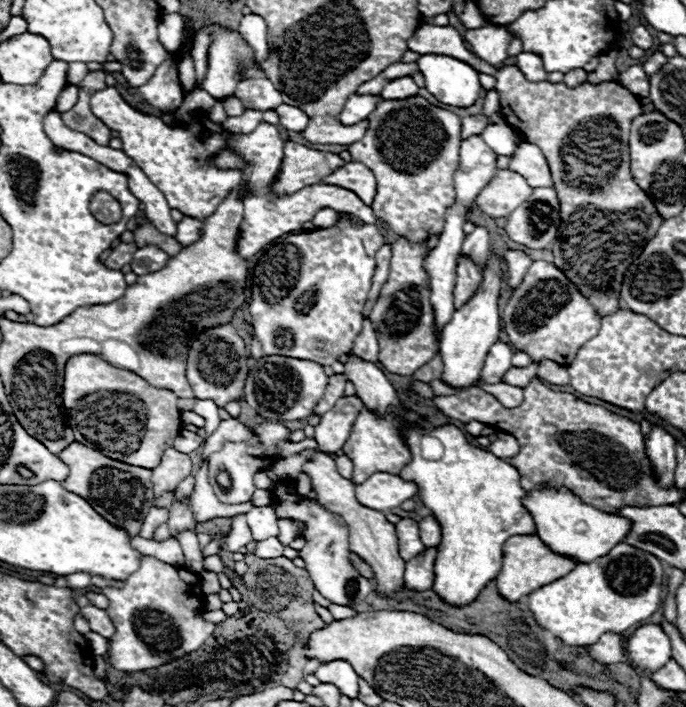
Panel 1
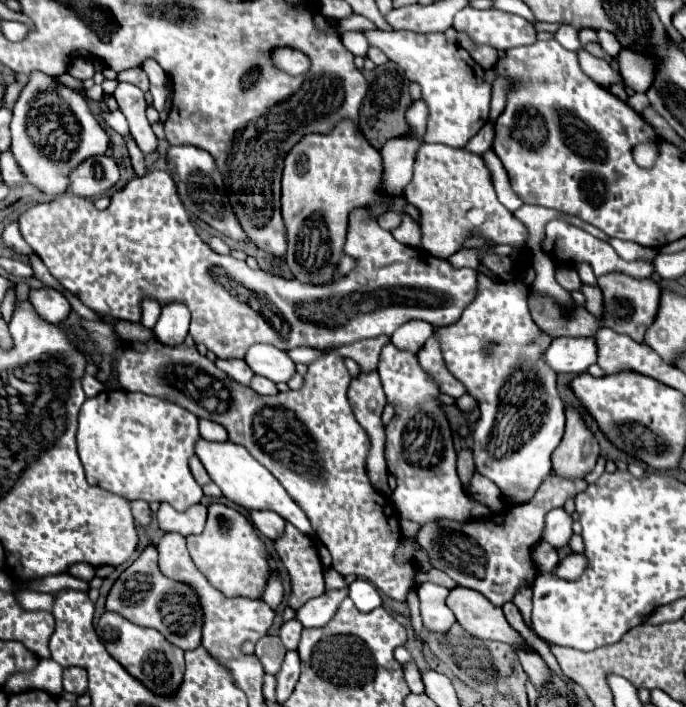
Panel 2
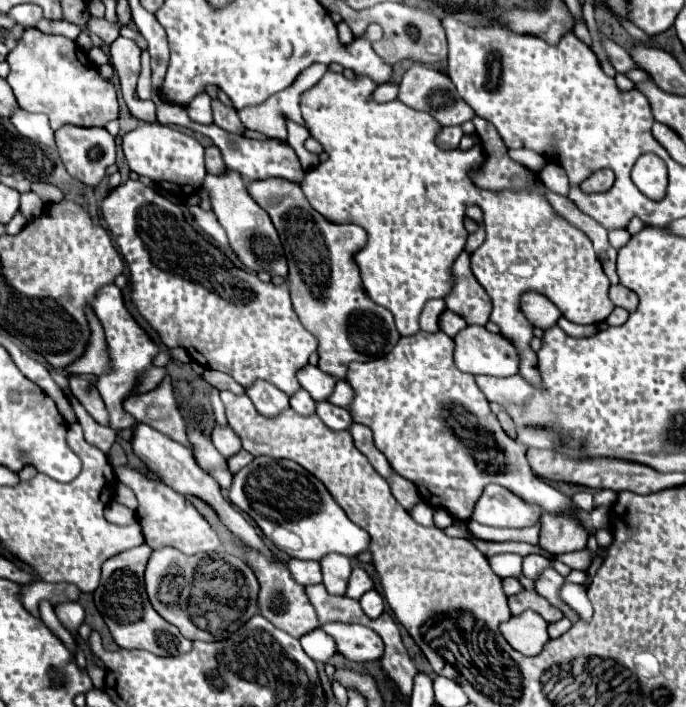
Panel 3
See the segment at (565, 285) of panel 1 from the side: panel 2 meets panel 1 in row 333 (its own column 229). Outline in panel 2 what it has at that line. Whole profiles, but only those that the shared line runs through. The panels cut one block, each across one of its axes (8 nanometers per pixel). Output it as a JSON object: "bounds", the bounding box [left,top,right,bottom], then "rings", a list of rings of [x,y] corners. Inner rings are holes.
{"bounds":[188,502,278,598],"rings":[[[220,502],[208,506],[208,522],[204,532],[188,536],[188,552],[206,580],[226,596],[262,598],[268,580],[278,576],[278,570],[270,568],[272,556],[252,522],[236,508]]]}

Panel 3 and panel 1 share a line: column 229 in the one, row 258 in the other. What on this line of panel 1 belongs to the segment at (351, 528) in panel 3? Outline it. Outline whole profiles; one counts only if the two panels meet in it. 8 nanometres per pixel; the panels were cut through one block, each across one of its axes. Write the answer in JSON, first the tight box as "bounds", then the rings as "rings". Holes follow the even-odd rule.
{"bounds":[440,256,502,388],"rings":[[[498,256],[488,260],[488,266],[484,270],[484,282],[482,288],[476,292],[474,298],[470,298],[464,308],[456,310],[450,322],[444,326],[440,334],[440,358],[444,364],[442,372],[442,382],[448,384],[450,388],[468,388],[478,380],[478,374],[484,366],[484,358],[490,350],[492,344],[498,342],[500,336],[500,314],[498,314],[498,292],[500,292],[500,282],[502,282],[502,268]]]}

